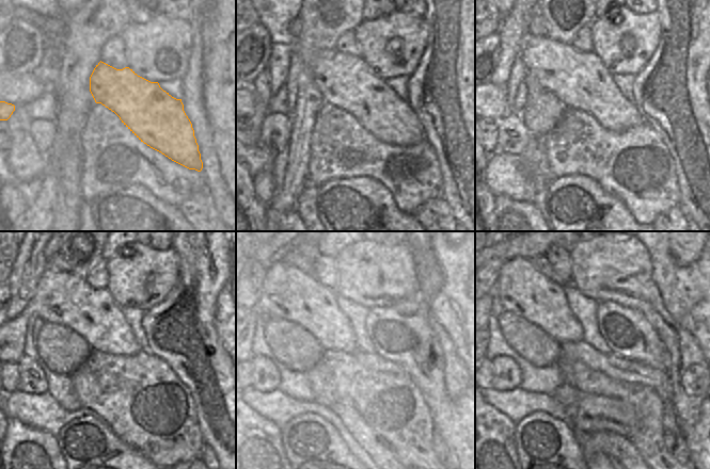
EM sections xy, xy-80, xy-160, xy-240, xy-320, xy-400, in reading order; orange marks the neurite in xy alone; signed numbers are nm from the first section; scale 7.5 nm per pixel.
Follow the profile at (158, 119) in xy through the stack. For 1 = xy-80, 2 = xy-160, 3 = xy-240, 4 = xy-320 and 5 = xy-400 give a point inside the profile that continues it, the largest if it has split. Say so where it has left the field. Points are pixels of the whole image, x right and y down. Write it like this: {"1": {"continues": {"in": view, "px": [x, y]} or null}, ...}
{"1": {"continues": {"in": "xy-80", "px": [345, 81]}}, "2": {"continues": {"in": "xy-160", "px": [580, 80]}}, "3": {"continues": {"in": "xy-240", "px": [63, 297]}}, "4": {"continues": {"in": "xy-320", "px": [288, 293]}}, "5": {"continues": {"in": "xy-400", "px": [521, 289]}}}

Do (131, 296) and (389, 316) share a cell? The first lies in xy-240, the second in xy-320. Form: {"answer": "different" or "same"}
{"answer": "different"}

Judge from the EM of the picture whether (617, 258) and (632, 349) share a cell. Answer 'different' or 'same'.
different

